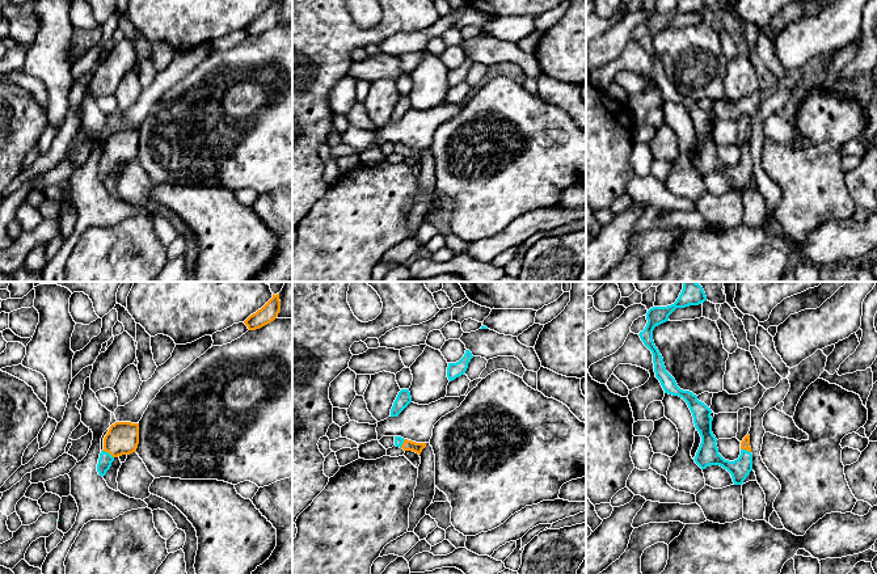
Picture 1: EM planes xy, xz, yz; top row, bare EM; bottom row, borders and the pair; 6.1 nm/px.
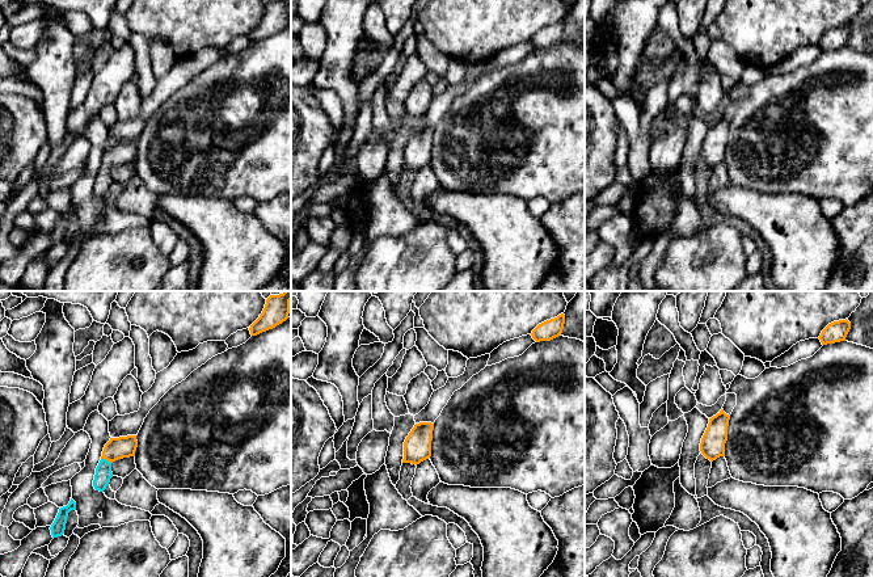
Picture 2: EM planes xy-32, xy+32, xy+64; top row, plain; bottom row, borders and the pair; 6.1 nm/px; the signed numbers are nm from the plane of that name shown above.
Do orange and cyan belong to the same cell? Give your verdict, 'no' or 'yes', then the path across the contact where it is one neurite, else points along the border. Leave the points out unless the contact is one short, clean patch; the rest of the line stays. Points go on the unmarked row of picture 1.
yes; way xy (122, 144), (108, 157), (105, 167)

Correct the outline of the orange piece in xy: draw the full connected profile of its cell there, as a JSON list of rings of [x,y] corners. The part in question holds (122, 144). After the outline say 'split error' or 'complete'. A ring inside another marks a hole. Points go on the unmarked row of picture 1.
[[[115,128],[104,144],[97,178],[105,182],[115,164],[136,159],[139,151],[139,130]]] | split error

